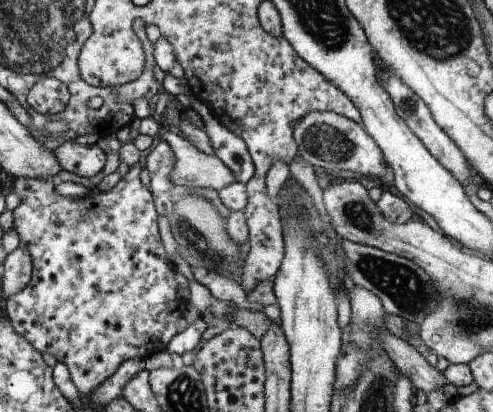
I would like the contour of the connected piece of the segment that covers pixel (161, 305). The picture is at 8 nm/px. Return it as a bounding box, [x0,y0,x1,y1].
[7,164,182,394]

